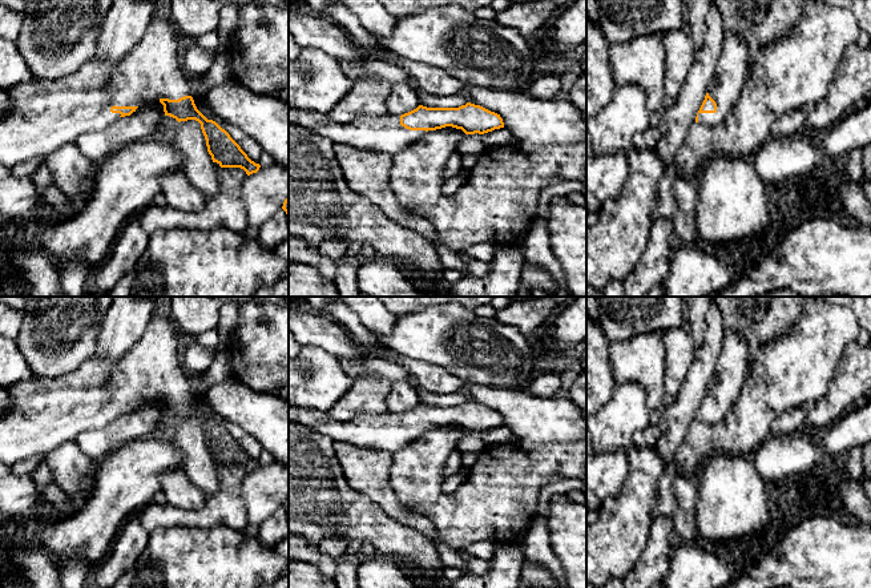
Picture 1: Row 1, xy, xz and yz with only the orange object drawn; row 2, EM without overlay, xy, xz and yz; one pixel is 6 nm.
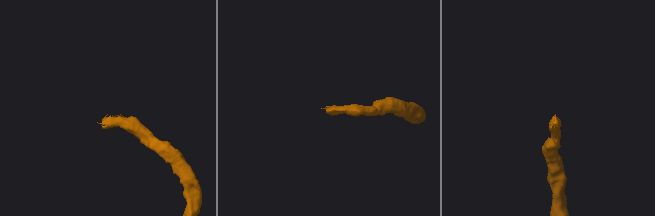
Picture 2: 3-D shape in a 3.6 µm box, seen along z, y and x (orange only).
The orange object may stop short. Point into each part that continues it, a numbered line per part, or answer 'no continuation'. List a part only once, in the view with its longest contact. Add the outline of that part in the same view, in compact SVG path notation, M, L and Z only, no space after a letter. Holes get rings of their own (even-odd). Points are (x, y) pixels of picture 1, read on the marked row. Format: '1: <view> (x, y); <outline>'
1: yz (730, 72); M730 33L723 41L723 51L714 68L714 78L707 88L717 104L715 113L698 113L698 122L717 126L726 121L741 97L749 73L749 48L737 35Z

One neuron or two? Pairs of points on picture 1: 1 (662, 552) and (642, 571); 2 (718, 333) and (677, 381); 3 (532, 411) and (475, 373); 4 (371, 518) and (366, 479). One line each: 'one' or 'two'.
1: one
2: two
3: two
4: two

